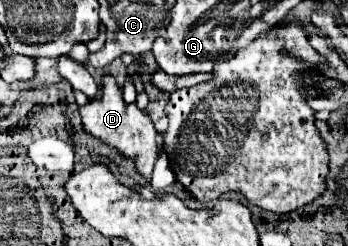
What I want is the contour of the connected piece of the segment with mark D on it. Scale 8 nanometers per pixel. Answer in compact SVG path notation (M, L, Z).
M110 73L102 75L102 97L88 99L88 103L80 107L80 115L82 115L82 125L90 135L116 147L126 157L132 157L140 173L144 173L144 177L150 179L154 161L158 157L158 131L154 129L152 119L142 109L138 109L136 103L126 103L122 99L122 89L116 83L114 75Z

